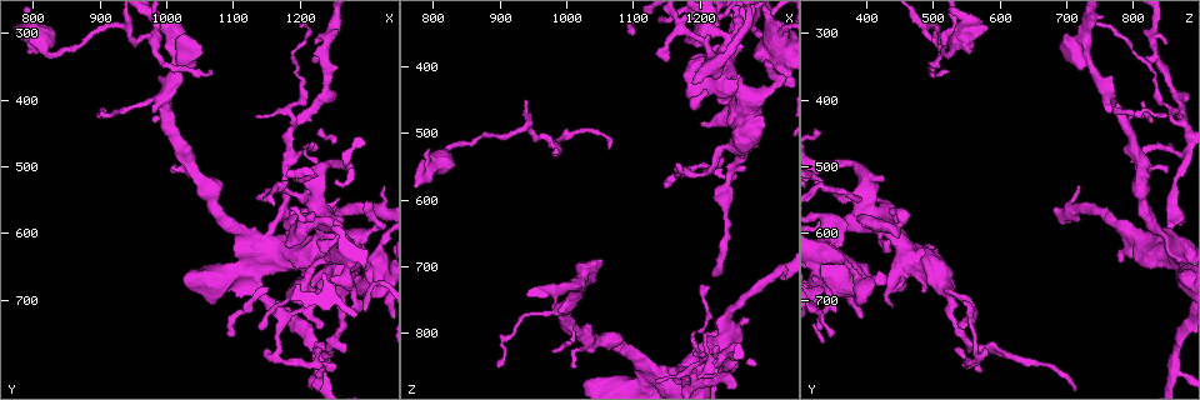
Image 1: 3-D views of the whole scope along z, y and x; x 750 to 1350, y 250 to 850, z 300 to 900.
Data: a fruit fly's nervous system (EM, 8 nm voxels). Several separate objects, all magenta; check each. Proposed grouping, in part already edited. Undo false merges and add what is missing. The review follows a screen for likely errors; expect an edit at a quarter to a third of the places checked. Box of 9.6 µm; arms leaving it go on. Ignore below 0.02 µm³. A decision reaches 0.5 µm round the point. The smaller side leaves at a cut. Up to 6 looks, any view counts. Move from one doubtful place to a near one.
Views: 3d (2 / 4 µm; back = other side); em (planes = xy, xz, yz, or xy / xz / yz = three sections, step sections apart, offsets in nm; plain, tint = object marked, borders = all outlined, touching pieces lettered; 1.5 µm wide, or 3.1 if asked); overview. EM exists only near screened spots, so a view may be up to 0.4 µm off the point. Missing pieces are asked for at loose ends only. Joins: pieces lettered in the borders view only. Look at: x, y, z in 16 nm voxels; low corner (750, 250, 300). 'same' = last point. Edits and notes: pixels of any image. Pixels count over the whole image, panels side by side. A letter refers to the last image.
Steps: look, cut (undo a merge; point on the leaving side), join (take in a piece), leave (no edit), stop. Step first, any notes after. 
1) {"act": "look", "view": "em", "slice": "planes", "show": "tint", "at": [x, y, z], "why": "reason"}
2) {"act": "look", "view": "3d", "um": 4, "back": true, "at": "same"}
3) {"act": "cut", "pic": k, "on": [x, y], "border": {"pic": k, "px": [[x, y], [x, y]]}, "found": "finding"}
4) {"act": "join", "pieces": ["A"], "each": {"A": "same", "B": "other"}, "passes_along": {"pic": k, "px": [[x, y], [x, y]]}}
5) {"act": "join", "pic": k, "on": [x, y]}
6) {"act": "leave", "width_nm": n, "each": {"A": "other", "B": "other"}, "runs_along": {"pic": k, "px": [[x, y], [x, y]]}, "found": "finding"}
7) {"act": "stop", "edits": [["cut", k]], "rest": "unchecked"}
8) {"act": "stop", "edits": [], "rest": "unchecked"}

{"act": "look", "view": "3d", "um": 2, "at": [1225, 490, 800]}

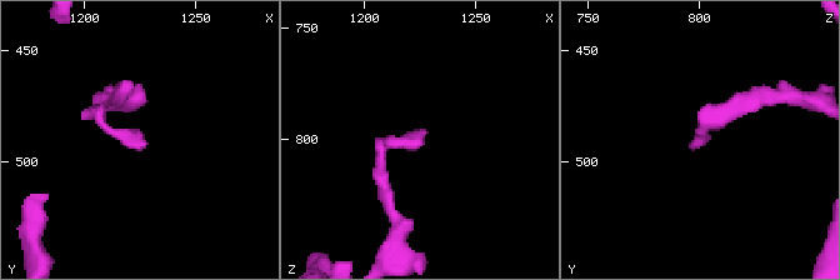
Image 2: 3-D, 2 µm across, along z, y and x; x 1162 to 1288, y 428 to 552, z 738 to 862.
{"act": "look", "view": "em", "slice": "planes", "show": "borders", "at": [1225, 489, 797], "why": "shape alone is not enough"}

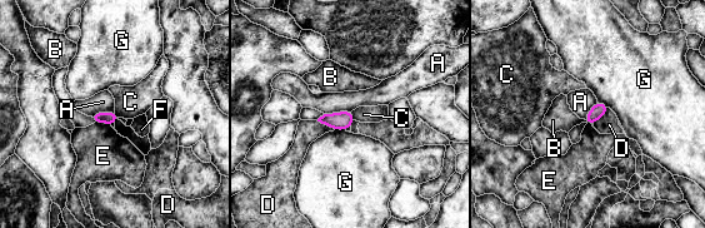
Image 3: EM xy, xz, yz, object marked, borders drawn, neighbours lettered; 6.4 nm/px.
{"act": "leave", "each": {"A": "other", "B": "other", "C": "other", "D": "other", "E": "other", "F": "other", "G": "other"}, "border": {"pic": 3, "px": [[351, 109], [324, 114]]}, "found": "no lettered piece goes on from it"}

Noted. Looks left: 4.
{"act": "look", "view": "em", "slice": "yz", "step": 8, "show": "tint", "at": [1265, 620, 450], "why": "sharp bend"}

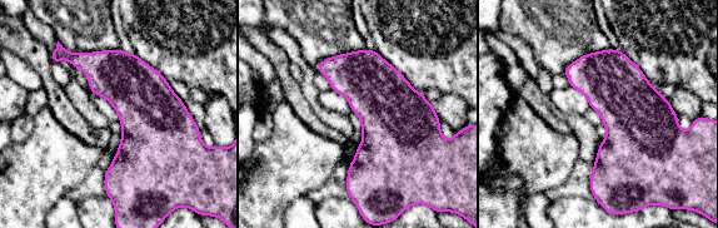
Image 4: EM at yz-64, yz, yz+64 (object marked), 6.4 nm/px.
{"act": "look", "view": "em", "slice": "planes", "show": "borders", "at": "same", "why": "another direction"}

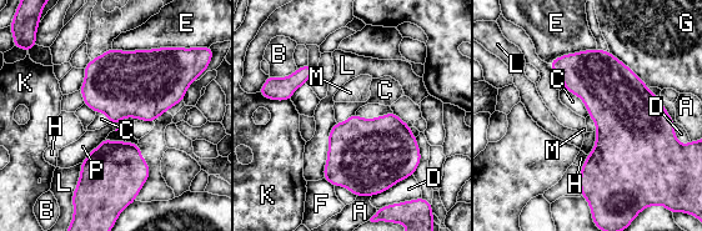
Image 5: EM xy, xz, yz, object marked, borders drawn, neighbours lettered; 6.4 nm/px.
{"act": "leave", "each": {"A": "other", "B": "other", "C": "other", "D": "other", "E": "other", "F": "other", "G": "other", "H": "other", "K": "other", "L": "other", "M": "other", "P": "other"}, "border": {"pic": 5, "px": [[563, 88], [583, 103], [588, 115]]}, "found": "one neuron here"}

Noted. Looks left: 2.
{"act": "look", "view": "em", "slice": "xz", "step": 4, "show": "tint", "at": [1150, 555, 385], "why": "free end"}

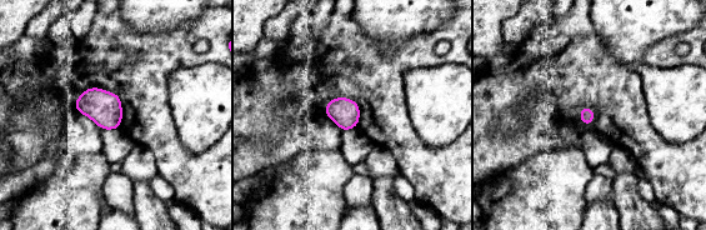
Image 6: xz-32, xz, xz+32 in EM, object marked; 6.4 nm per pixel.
{"act": "look", "view": "em", "slice": "xy", "step": 4, "show": "borders", "at": "same", "why": "cut it another way"}

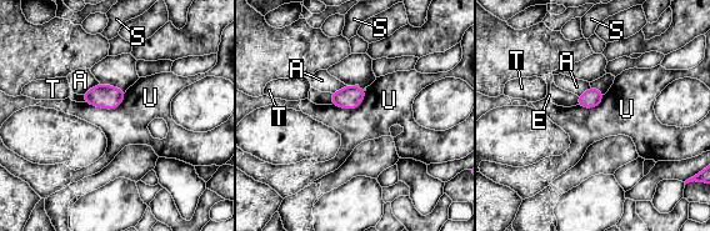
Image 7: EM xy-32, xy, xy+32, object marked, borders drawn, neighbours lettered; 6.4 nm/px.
{"act": "leave", "longest_contact_nm": ["U", 280], "each": {"A": "other", "E": "other", "S": "other", "T": "other", "U": "other"}, "border": {"pic": 7, "px": [[126, 91], [114, 109], [85, 101]]}, "found": "none of them fits"}

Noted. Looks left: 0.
{"act": "stop", "edits": [], "rest": "unchecked"}

